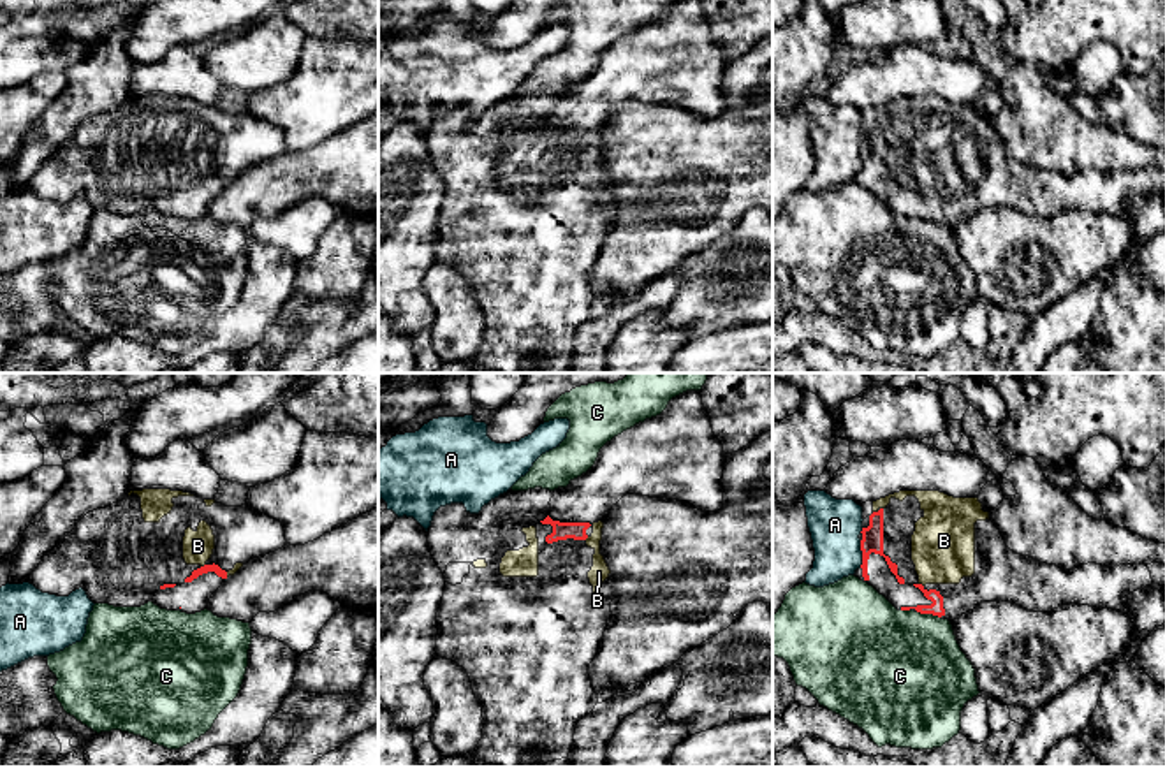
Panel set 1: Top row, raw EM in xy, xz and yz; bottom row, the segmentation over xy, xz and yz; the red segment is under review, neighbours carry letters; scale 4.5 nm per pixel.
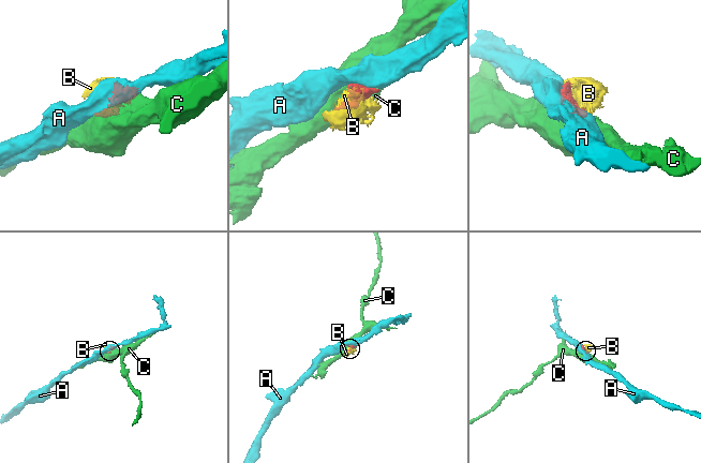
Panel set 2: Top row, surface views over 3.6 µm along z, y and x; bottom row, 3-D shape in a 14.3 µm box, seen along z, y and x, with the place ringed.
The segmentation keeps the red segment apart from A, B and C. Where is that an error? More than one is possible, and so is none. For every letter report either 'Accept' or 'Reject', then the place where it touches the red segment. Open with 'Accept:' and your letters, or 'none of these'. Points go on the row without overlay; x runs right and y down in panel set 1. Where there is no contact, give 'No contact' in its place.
Accept: B
A: Reject. Touches red at yz (863, 160)
B: Accept. Touches red at yz (879, 116)
C: Reject. Touches red at yz (930, 219)

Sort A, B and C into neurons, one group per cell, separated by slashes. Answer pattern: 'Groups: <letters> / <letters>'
Groups: A / B / C

